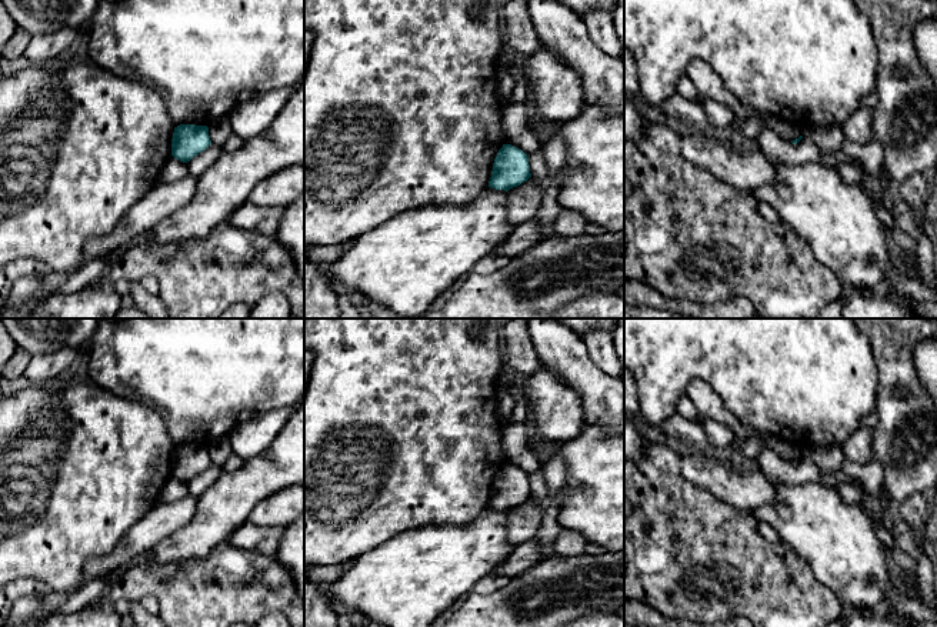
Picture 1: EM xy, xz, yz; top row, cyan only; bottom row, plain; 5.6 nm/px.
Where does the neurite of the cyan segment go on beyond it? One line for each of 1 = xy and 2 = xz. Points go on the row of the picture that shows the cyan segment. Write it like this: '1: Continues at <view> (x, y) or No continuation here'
1: No continuation here
2: No continuation here

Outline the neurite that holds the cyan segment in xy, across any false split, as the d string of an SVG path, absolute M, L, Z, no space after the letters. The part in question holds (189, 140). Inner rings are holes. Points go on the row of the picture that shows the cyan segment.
M180 124L174 127L171 156L183 163L204 151L211 144L207 126Z

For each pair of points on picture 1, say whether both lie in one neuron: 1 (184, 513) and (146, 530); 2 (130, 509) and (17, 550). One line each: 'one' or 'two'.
1: one
2: one

